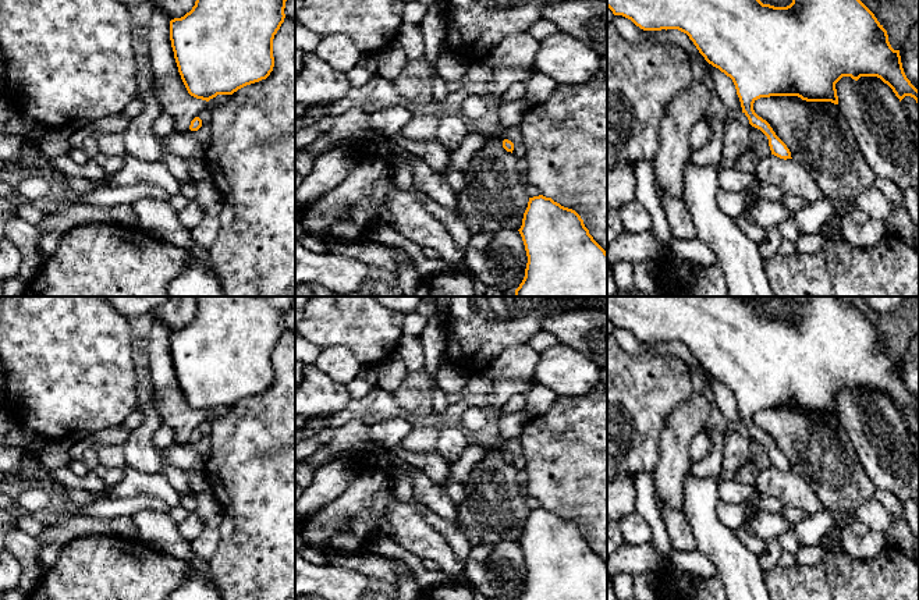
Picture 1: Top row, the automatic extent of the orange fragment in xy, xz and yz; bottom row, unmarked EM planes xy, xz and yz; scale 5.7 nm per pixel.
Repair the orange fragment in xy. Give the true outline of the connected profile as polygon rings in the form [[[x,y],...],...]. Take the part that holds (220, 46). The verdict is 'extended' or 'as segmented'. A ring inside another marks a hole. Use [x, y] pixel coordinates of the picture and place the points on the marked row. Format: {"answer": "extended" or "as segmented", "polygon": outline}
{"answer": "as segmented", "polygon": [[[196,0],[189,13],[171,19],[171,47],[188,93],[209,102],[266,79],[274,67],[273,39],[284,22],[285,1]]]}

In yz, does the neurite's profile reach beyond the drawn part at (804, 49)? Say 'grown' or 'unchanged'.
unchanged

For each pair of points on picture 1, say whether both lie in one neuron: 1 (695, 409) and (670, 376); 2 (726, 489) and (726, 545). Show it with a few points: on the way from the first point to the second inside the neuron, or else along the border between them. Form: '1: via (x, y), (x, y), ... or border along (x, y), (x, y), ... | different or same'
1: border along (694, 391), (670, 414), (666, 425) | different
2: border along (721, 480), (719, 483), (719, 499) | different

